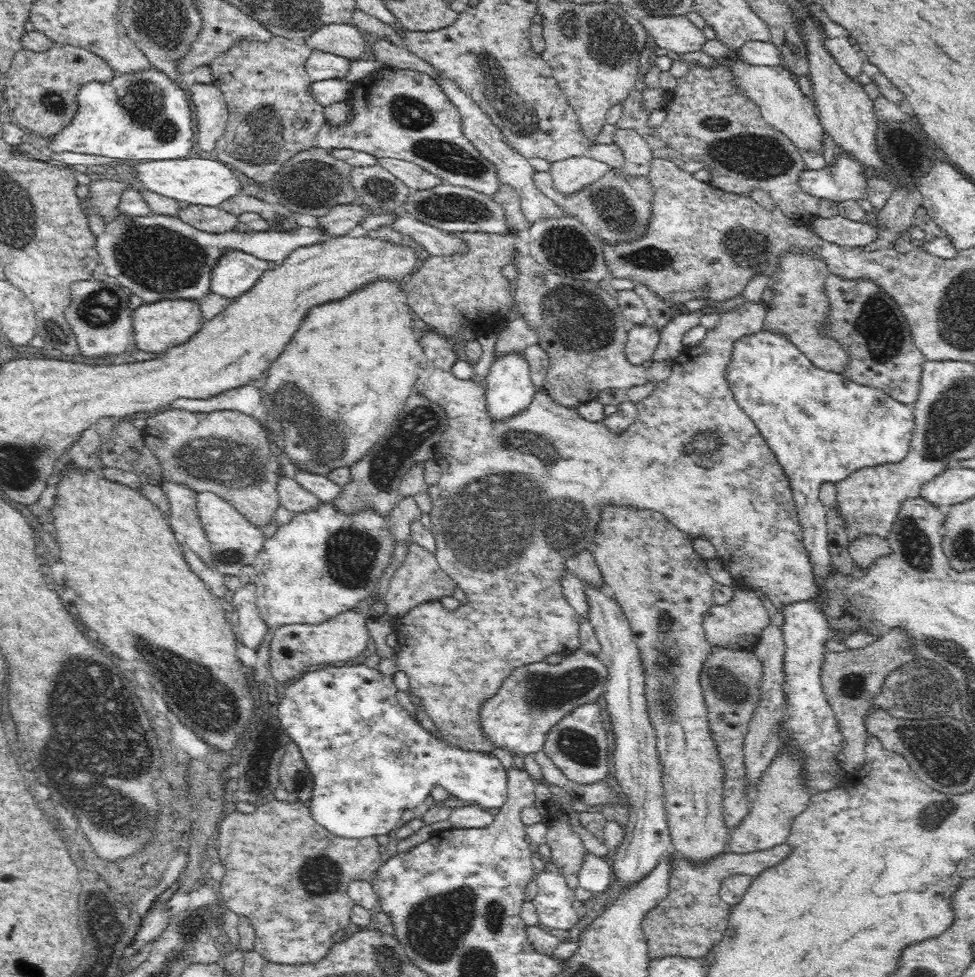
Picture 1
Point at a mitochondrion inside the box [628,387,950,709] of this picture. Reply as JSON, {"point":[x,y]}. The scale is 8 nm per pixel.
{"point":[913,542]}

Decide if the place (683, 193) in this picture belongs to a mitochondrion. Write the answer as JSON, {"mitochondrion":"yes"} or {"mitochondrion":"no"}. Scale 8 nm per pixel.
{"mitochondrion":"no"}

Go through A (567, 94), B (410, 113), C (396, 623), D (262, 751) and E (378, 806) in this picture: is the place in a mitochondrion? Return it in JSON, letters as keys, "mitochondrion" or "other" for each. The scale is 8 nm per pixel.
{"A":"other","B":"mitochondrion","C":"other","D":"other","E":"other"}

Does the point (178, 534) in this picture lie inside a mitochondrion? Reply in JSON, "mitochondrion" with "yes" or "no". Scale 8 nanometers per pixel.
{"mitochondrion":"no"}

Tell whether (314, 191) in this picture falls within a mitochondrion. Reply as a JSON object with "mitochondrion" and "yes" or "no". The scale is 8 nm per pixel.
{"mitochondrion":"yes"}

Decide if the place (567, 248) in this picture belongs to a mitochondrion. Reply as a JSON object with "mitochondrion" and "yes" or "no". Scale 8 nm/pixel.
{"mitochondrion":"yes"}

